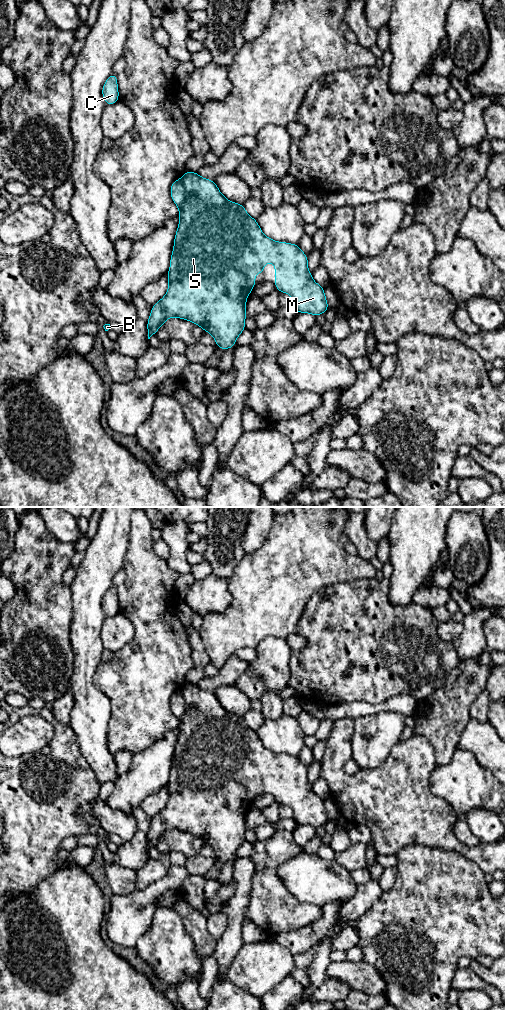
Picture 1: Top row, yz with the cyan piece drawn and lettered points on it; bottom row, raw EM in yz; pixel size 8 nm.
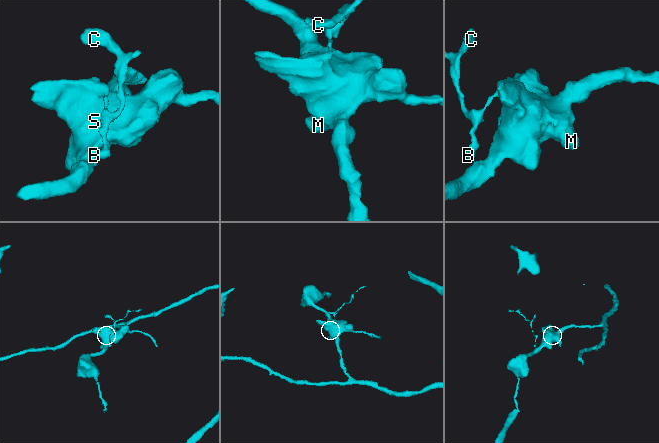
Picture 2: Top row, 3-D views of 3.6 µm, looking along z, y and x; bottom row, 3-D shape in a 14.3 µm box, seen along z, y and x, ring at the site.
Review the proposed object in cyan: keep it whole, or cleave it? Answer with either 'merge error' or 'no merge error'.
merge error

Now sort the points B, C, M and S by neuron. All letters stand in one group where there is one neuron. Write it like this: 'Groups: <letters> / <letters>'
Groups: B C / M S

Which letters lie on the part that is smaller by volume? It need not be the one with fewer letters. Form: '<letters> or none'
B, C

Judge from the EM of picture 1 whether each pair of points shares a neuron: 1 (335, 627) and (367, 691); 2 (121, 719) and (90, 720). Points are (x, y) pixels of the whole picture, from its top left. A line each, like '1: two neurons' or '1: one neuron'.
1: one neuron
2: two neurons

